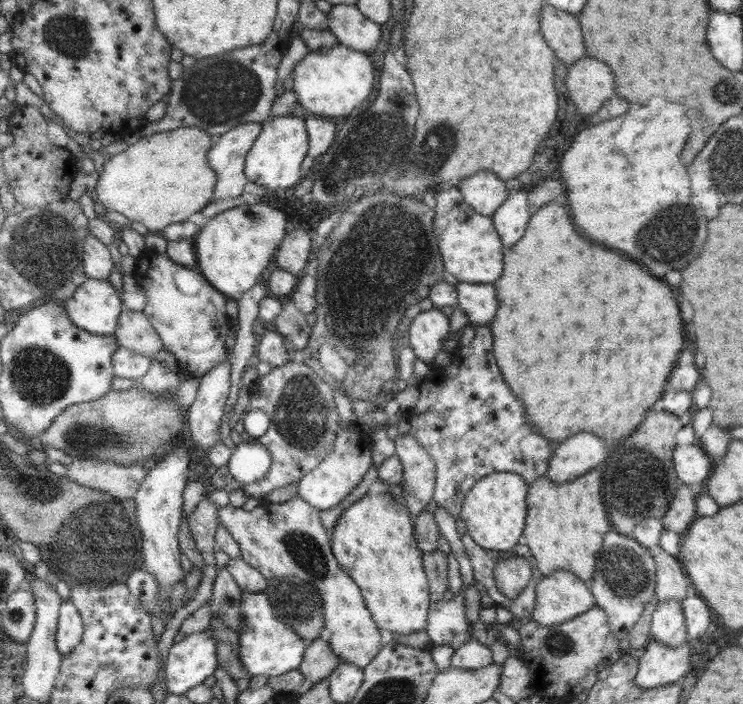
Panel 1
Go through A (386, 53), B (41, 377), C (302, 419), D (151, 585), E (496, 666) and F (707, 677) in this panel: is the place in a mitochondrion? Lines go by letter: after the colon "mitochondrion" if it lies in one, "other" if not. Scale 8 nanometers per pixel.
A: other
B: mitochondrion
C: mitochondrion
D: other
E: other
F: other

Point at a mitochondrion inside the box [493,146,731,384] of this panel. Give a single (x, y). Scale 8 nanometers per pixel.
(667, 246)

